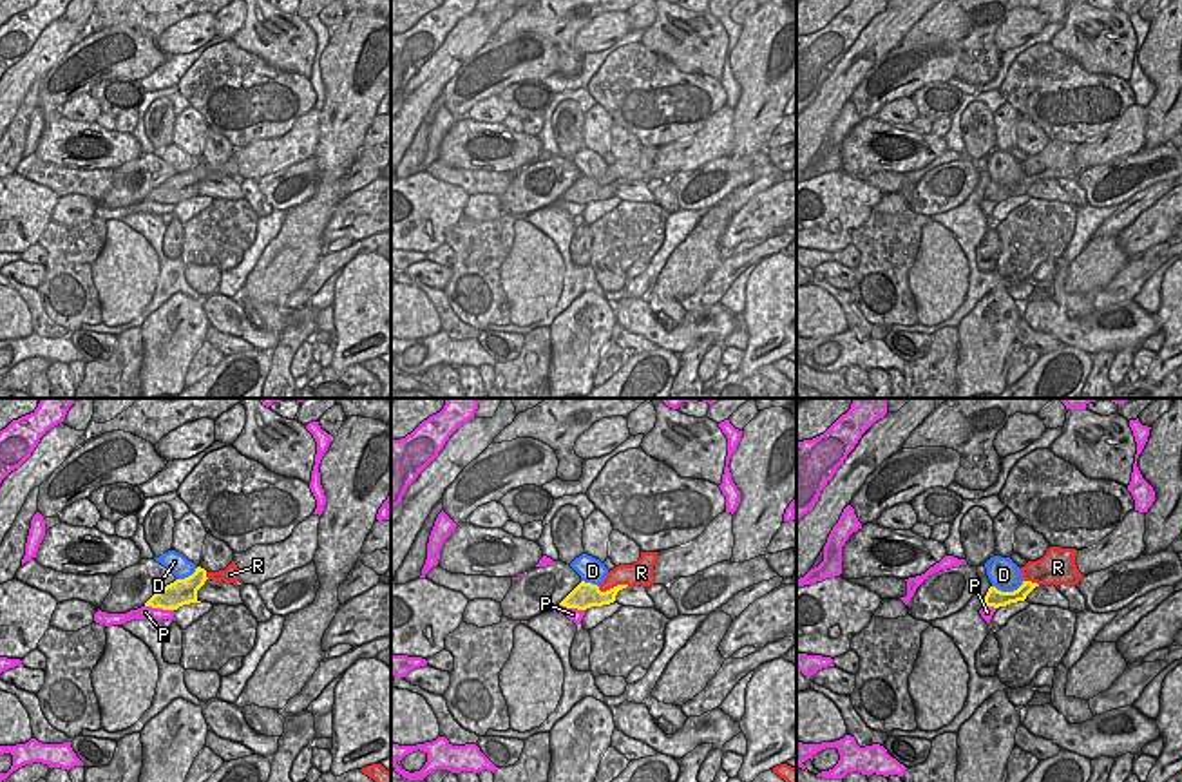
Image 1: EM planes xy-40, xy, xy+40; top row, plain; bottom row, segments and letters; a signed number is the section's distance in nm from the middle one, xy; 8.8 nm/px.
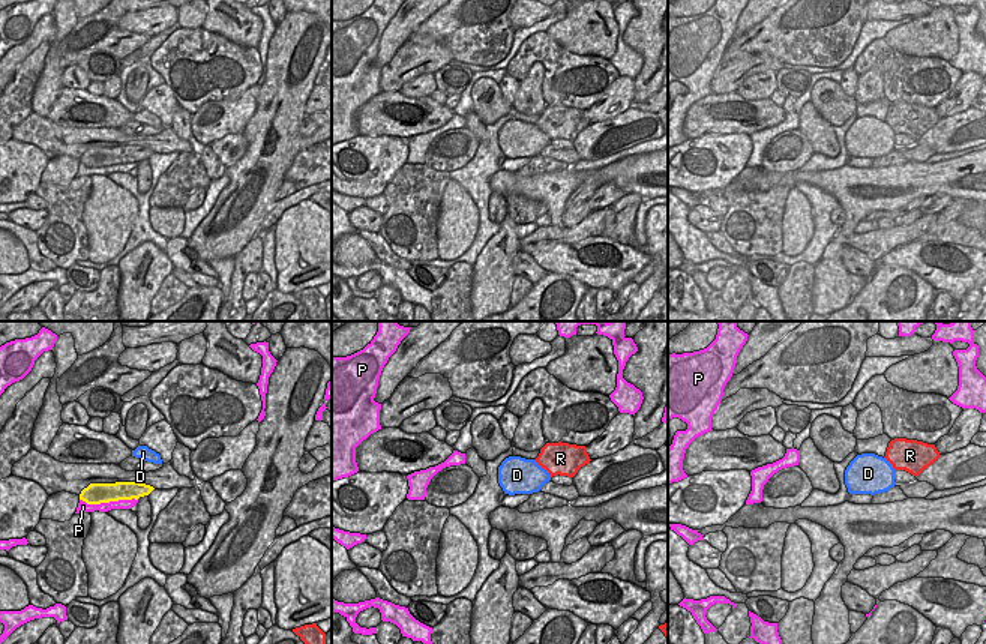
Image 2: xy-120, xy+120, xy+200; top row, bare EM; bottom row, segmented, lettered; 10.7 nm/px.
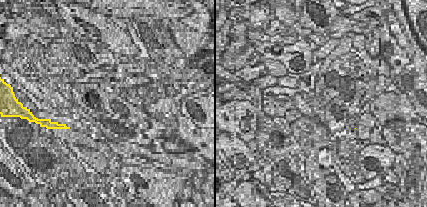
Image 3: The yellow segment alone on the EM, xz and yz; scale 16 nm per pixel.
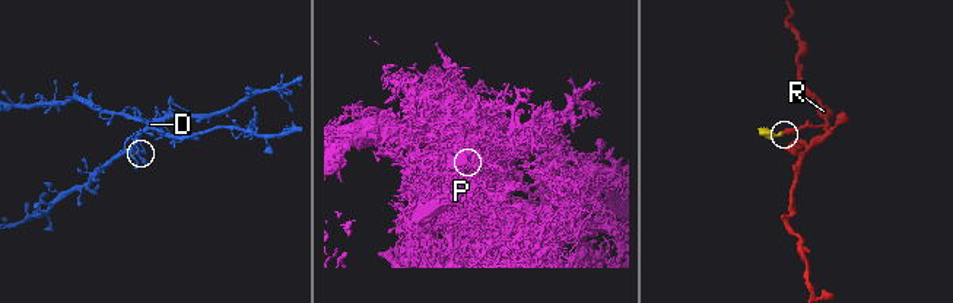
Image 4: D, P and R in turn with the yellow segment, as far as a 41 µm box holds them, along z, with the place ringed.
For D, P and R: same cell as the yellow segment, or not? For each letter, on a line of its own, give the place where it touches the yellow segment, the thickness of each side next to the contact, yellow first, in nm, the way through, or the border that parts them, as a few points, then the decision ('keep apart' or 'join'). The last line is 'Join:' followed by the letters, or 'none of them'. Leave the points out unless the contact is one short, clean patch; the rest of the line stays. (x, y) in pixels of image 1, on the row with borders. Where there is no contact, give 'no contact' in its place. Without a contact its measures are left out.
D: meets yellow in xy+40 at (1009, 592); 160 nm thick on the yellow side, 280 nm on the other; keep apart
P: meets yellow in xy-40 at (160, 607); 240 nm thick on the yellow side, 130 nm on the other; keep apart
R: meets yellow in xy at (612, 589); 220 nm thick on the yellow side, 190 nm on the other; runs through xy (585, 594), (603, 594), (612, 589), (625, 574); join
Join: R

